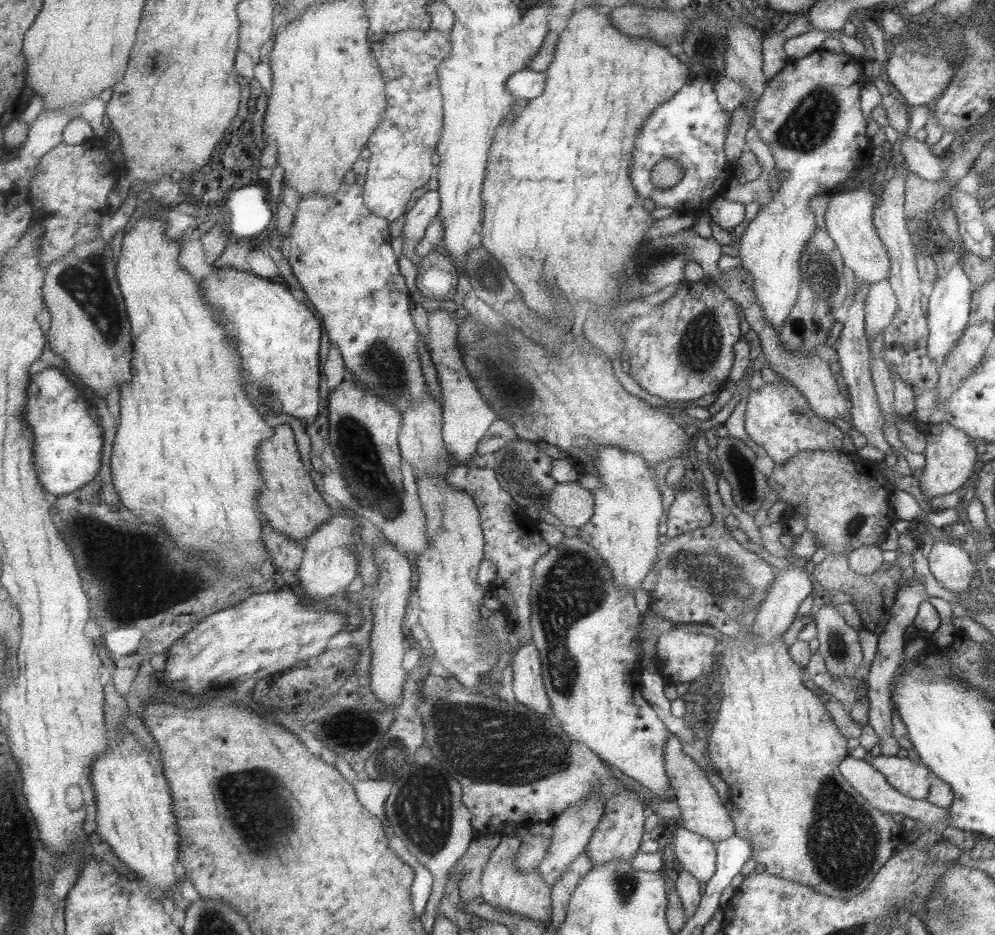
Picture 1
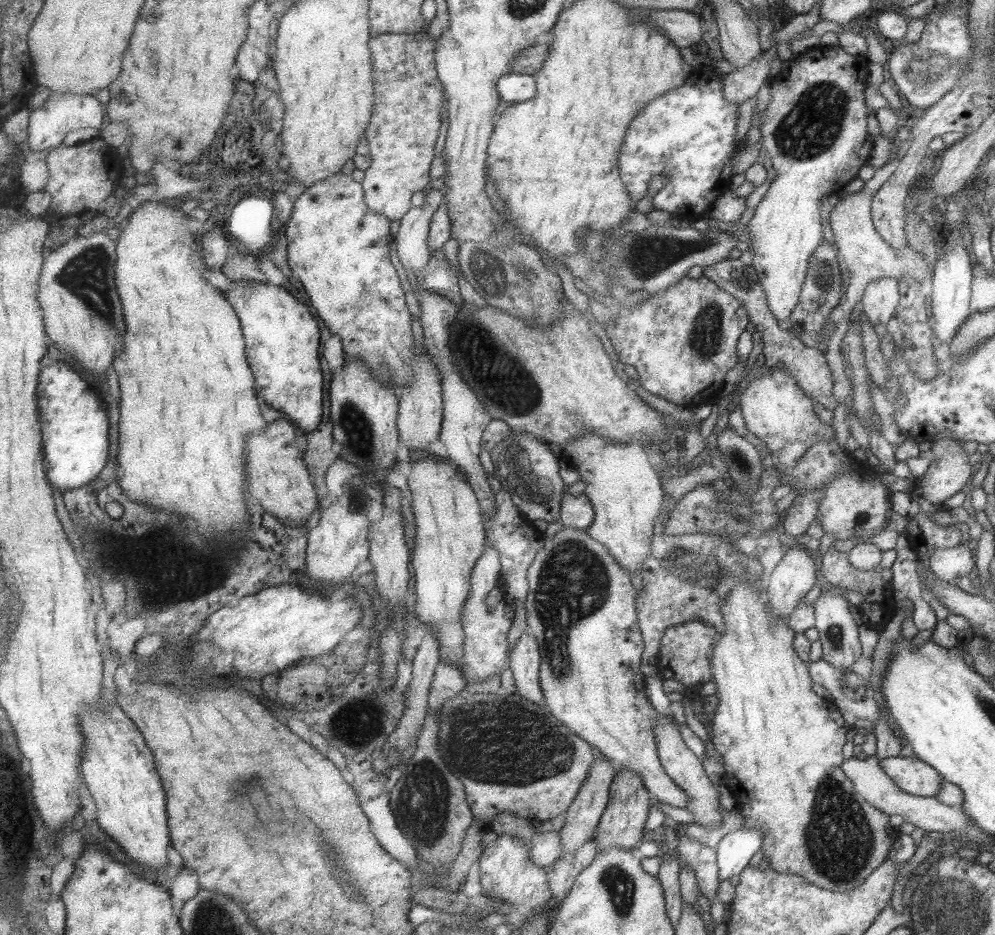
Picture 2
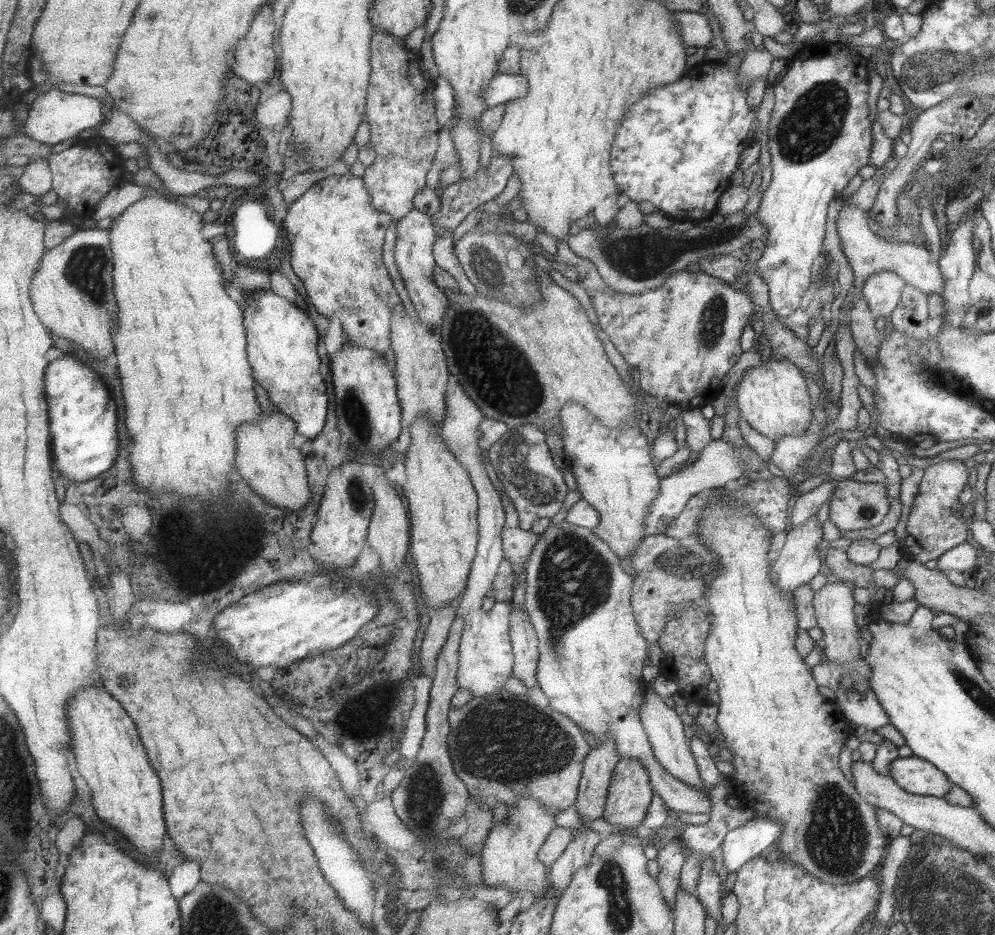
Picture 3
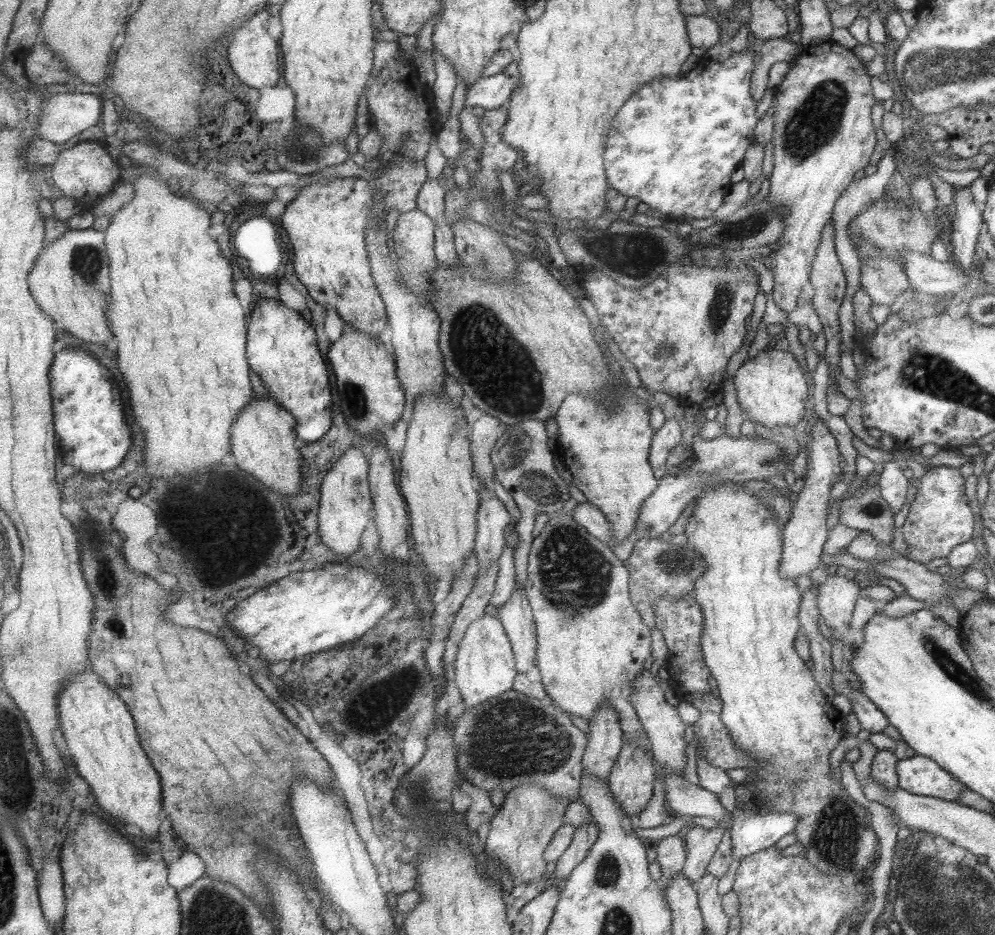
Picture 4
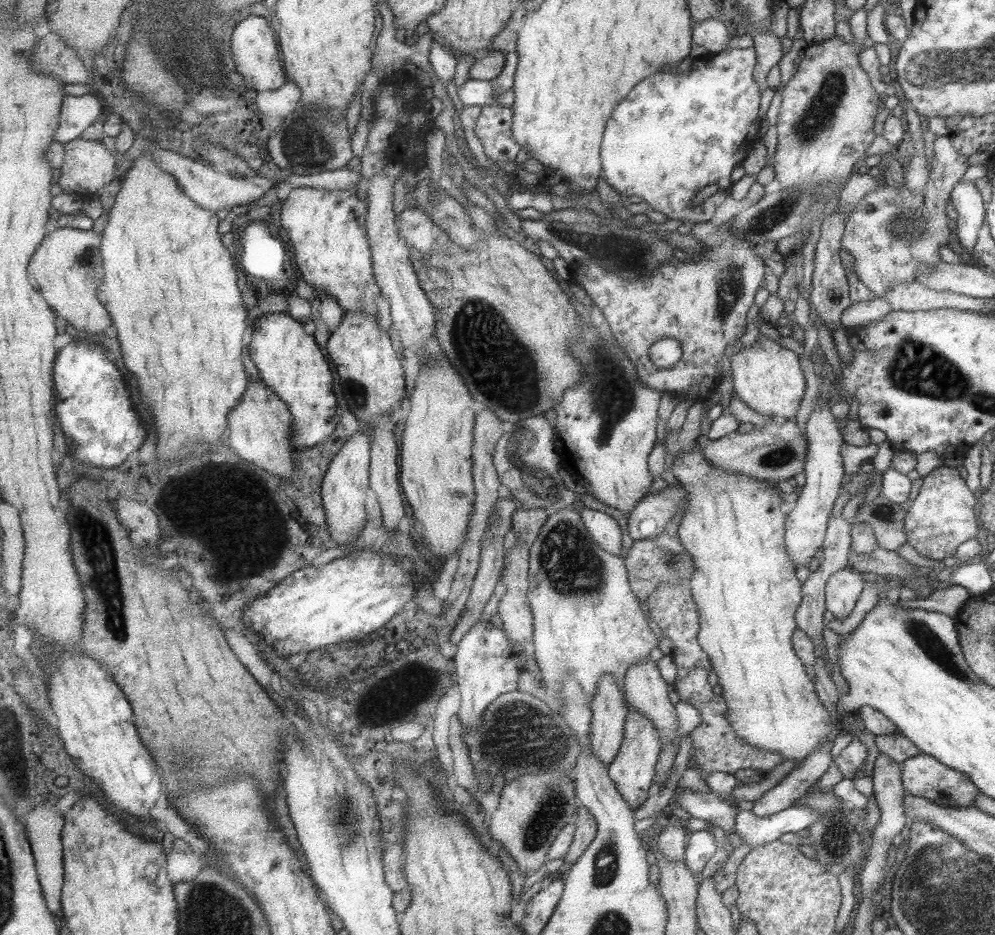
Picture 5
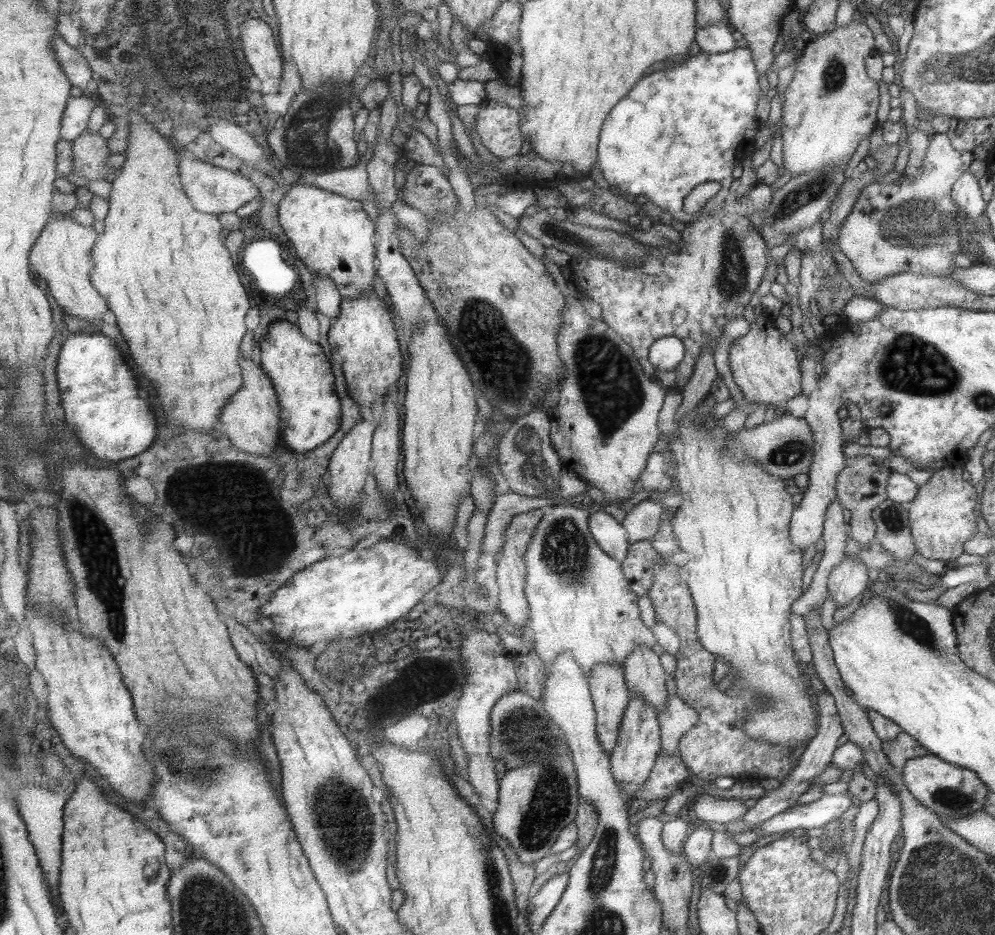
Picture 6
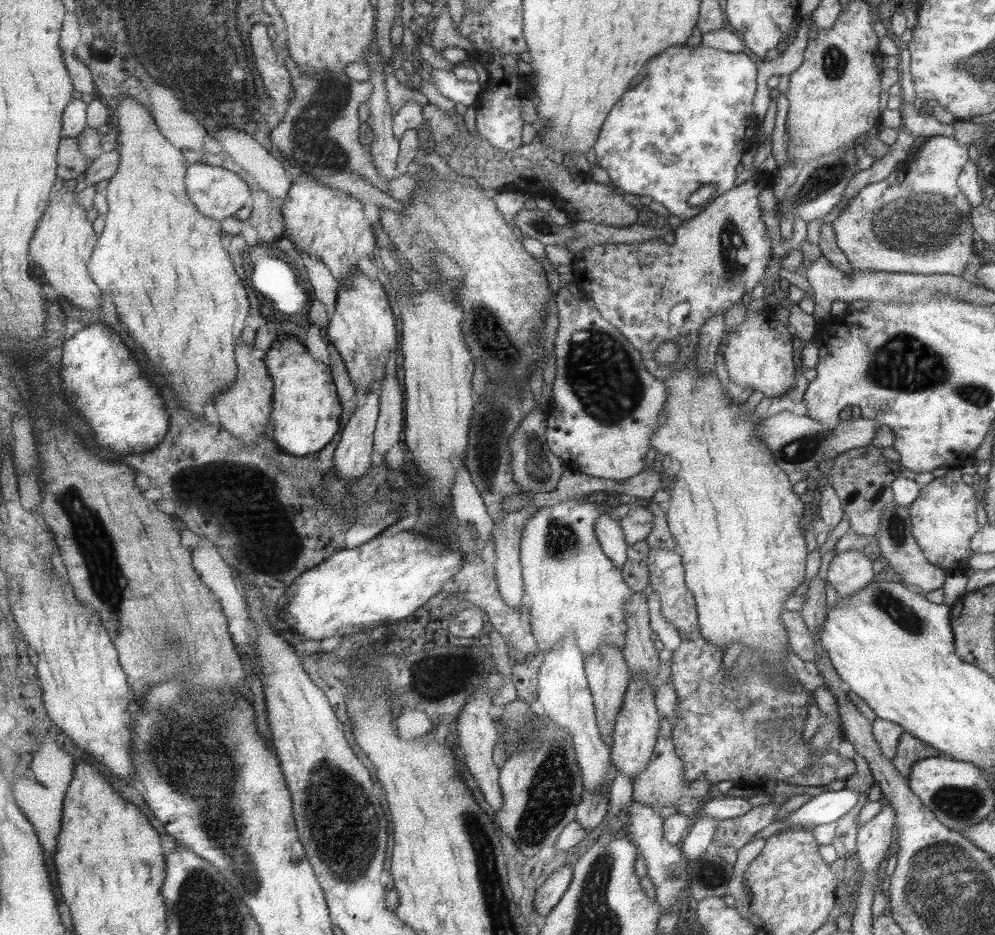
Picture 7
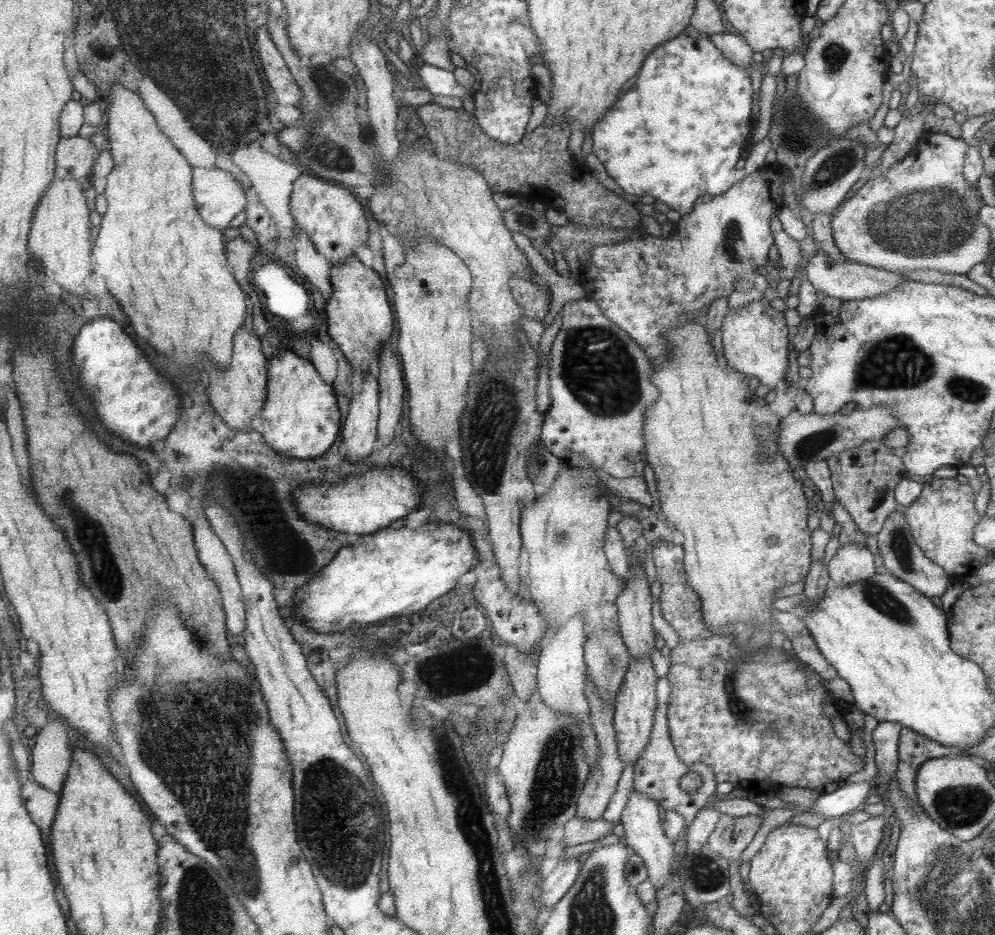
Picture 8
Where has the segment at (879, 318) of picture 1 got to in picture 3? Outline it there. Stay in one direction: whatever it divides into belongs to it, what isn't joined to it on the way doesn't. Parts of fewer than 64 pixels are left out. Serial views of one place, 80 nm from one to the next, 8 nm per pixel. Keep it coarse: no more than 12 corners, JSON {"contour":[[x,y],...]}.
{"contour":[[880,270],[864,282],[862,298],[873,319],[891,315],[905,282]]}

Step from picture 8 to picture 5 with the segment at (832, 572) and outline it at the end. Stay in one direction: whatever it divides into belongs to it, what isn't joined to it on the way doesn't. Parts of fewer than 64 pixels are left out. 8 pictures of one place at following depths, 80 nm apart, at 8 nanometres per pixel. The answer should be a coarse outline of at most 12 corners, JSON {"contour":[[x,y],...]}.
{"contour":[[846,566],[824,584],[826,616],[841,622],[861,592],[859,572]]}

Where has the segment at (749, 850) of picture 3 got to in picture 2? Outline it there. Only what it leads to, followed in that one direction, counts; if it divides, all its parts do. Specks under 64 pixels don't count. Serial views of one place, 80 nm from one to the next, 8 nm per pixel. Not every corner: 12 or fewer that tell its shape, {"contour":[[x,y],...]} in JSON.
{"contour":[[741,828],[714,848],[719,882],[737,876],[763,833]]}

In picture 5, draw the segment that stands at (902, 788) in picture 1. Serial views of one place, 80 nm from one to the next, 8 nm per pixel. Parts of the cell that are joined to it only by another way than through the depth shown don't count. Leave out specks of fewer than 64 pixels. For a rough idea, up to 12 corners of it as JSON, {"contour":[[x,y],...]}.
{"contour":[[923,753],[900,762],[905,793],[973,807],[968,776]]}

